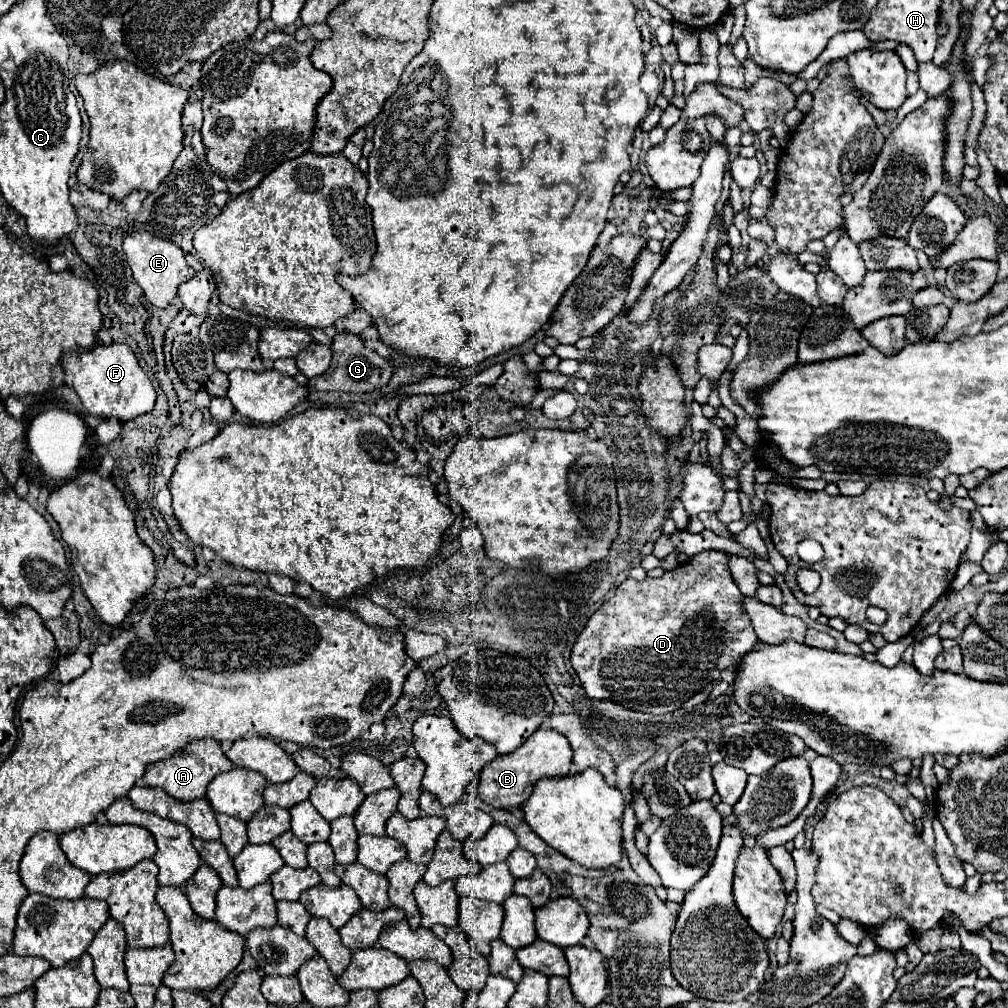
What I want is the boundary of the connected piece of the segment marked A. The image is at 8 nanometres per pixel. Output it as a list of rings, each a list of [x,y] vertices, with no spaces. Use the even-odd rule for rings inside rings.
[[[196,739],[190,741],[184,749],[180,749],[176,755],[148,765],[148,769],[142,775],[144,785],[148,787],[160,787],[168,795],[180,799],[180,801],[192,801],[192,799],[202,799],[206,795],[208,783],[222,771],[230,771],[232,763],[230,759],[222,753],[220,743],[214,739]]]

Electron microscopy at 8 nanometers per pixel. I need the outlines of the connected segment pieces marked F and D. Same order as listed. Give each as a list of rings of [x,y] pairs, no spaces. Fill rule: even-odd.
[[[126,343],[96,345],[92,351],[68,351],[62,357],[62,367],[72,373],[72,385],[84,407],[102,419],[116,417],[118,421],[136,419],[148,413],[156,403],[156,391],[144,369],[138,365],[134,351]]]
[[[704,551],[688,559],[684,565],[666,571],[660,579],[626,579],[586,623],[576,639],[570,663],[582,681],[584,691],[592,699],[610,699],[626,709],[664,715],[680,709],[692,695],[720,681],[720,673],[734,667],[738,659],[752,651],[758,637],[752,629],[748,613],[744,613],[744,597],[728,569],[728,555]]]

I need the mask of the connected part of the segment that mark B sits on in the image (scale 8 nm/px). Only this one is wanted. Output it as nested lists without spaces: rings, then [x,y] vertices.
[[[540,727],[532,737],[528,737],[528,741],[524,741],[524,745],[520,745],[520,749],[504,757],[498,755],[496,759],[492,759],[492,763],[488,763],[482,769],[478,781],[478,797],[484,803],[498,809],[520,807],[530,797],[532,787],[538,779],[564,777],[570,771],[570,763],[572,763],[572,747],[568,745],[566,737],[562,737],[554,729]]]

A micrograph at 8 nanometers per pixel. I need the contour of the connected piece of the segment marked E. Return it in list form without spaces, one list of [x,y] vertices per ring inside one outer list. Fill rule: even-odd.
[[[136,231],[124,239],[122,247],[126,253],[128,265],[132,269],[132,277],[144,289],[144,293],[148,293],[148,301],[156,307],[168,307],[172,297],[178,293],[180,281],[186,281],[188,277],[194,275],[194,269],[188,267],[184,259],[184,251],[174,241],[156,237],[148,231]]]

